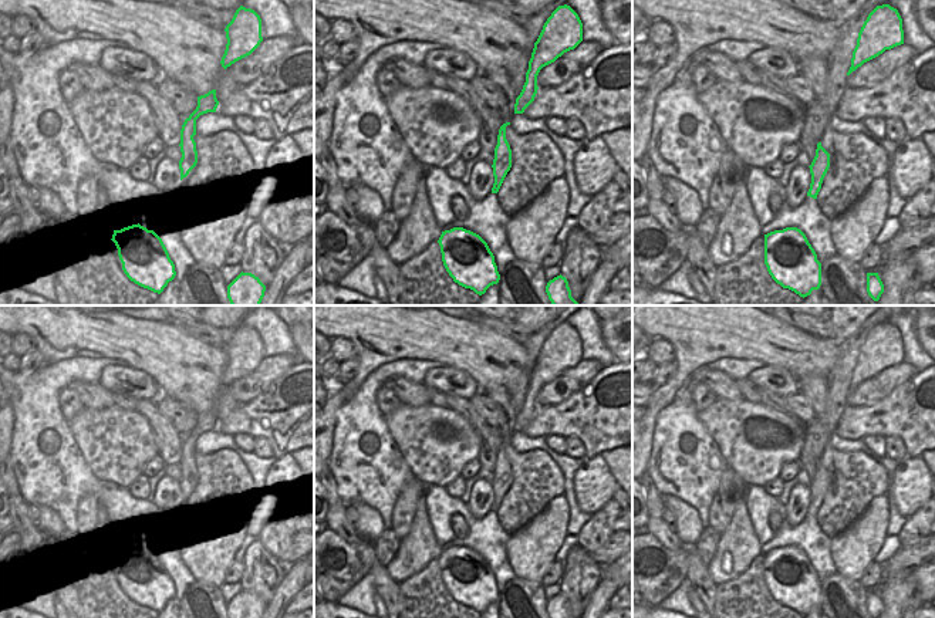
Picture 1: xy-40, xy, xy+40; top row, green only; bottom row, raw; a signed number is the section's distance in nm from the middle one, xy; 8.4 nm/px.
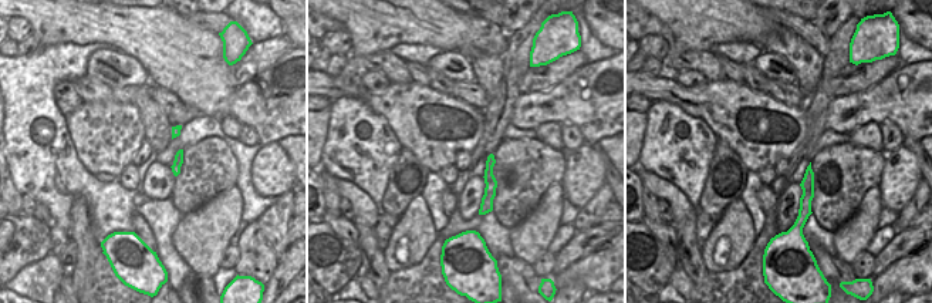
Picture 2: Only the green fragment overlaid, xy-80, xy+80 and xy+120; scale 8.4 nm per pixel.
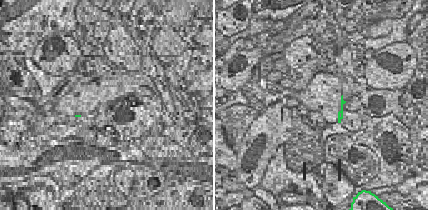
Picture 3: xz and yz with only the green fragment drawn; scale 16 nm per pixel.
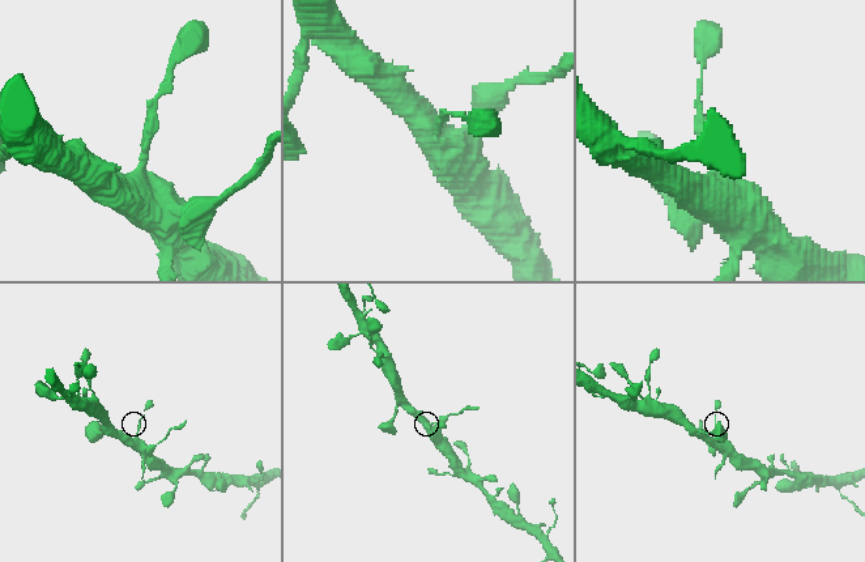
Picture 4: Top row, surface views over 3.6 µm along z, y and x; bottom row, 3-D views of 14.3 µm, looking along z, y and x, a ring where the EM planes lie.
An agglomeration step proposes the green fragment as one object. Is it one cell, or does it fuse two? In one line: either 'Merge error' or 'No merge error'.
No merge error.

